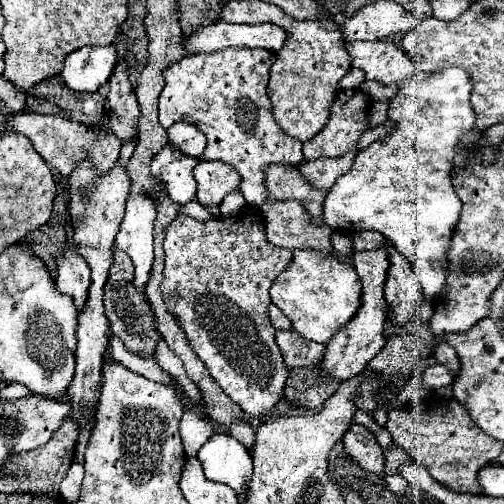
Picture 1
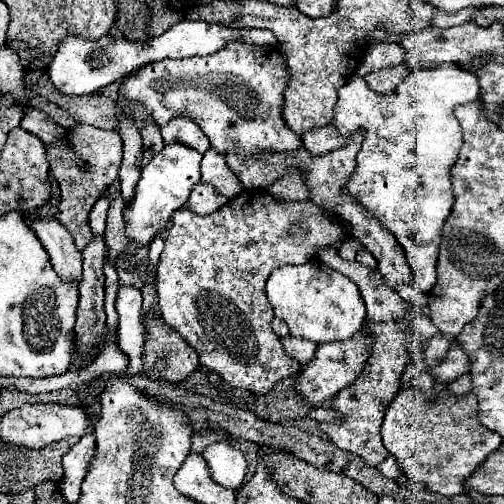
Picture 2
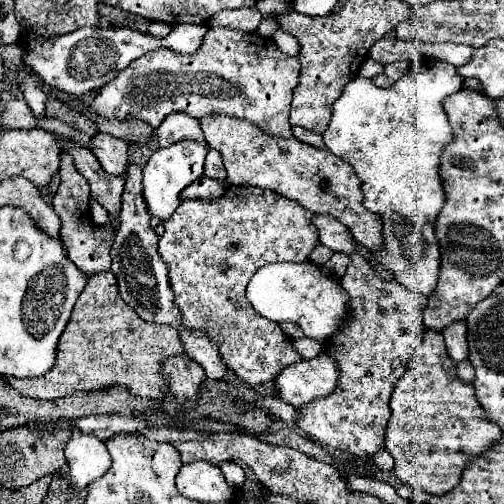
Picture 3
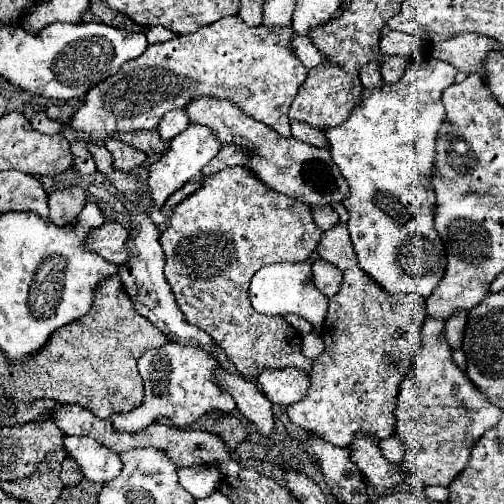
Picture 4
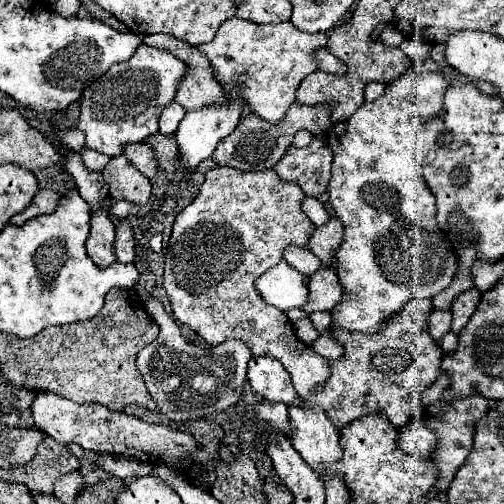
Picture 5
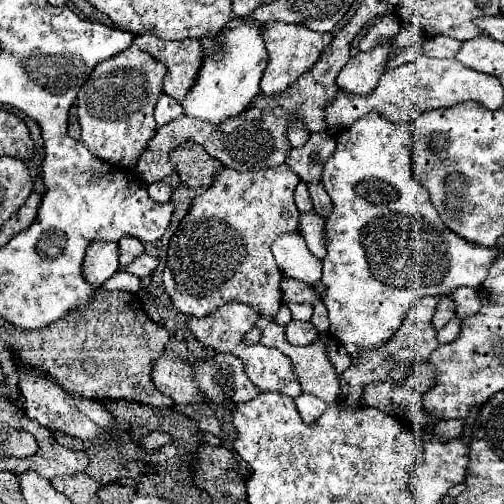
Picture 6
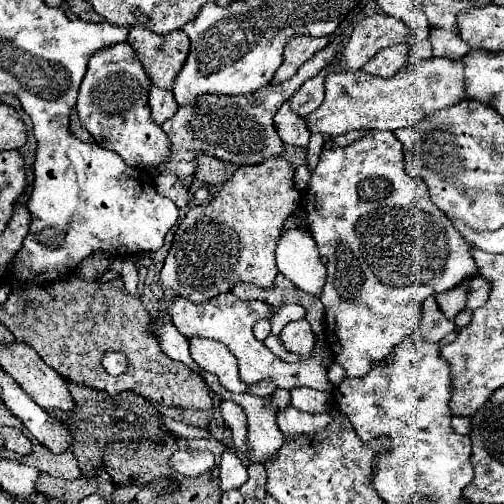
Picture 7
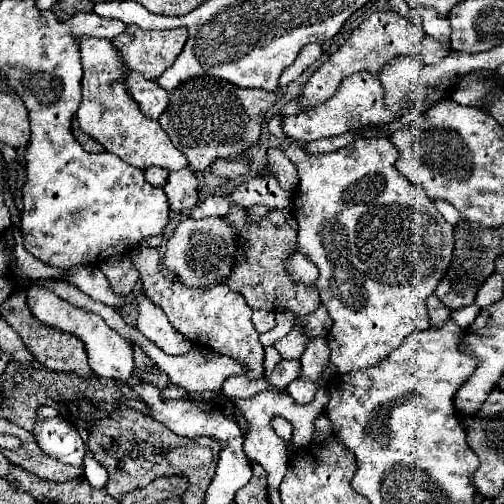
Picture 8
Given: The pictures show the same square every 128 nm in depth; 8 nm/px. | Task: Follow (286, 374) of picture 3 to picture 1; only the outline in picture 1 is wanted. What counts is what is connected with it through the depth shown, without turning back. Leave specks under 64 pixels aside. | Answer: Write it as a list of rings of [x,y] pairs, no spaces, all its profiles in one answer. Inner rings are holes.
[[[378,248],[378,250],[366,250],[366,252],[356,252],[352,256],[356,272],[362,280],[362,304],[356,312],[356,316],[326,344],[322,368],[336,376],[338,380],[352,378],[358,374],[386,344],[384,340],[384,324],[386,324],[386,298],[384,298],[384,282],[390,270],[390,258],[388,258],[388,248]]]

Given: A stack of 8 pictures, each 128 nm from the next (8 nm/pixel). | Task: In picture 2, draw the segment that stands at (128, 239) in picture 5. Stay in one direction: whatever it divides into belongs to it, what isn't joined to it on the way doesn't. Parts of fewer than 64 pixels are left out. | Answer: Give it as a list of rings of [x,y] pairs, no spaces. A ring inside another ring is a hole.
[[[76,126],[66,130],[66,136],[46,146],[46,158],[52,170],[52,176],[60,184],[60,206],[56,212],[56,220],[66,226],[66,230],[74,236],[78,250],[82,250],[92,238],[92,230],[88,224],[88,214],[100,192],[104,192],[116,178],[122,160],[122,138],[116,130],[100,130],[94,126]]]

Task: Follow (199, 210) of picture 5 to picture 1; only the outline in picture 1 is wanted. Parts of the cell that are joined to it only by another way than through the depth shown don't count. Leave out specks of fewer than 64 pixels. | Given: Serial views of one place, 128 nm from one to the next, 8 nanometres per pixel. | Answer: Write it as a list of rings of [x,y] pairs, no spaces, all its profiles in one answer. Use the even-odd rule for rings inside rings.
[[[244,206],[238,216],[218,216],[208,222],[198,222],[190,216],[176,216],[166,228],[164,238],[166,272],[162,288],[168,292],[178,292],[182,302],[174,304],[174,316],[182,324],[194,352],[210,370],[212,378],[222,386],[222,390],[250,416],[262,418],[272,412],[276,402],[284,396],[284,382],[288,378],[288,368],[284,366],[282,354],[274,342],[274,326],[268,316],[270,286],[280,272],[292,260],[292,252],[278,248],[266,240],[264,218],[254,206]]]

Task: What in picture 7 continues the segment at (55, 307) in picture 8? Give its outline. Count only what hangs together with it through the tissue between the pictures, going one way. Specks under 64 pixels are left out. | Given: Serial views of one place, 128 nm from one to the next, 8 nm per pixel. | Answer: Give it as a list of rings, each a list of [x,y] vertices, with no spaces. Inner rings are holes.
[[[108,352],[108,354],[104,356],[102,364],[104,364],[106,372],[110,372],[112,376],[116,376],[116,374],[124,372],[124,368],[128,366],[128,364],[126,364],[126,358],[124,358],[124,354],[120,354],[120,352]]]

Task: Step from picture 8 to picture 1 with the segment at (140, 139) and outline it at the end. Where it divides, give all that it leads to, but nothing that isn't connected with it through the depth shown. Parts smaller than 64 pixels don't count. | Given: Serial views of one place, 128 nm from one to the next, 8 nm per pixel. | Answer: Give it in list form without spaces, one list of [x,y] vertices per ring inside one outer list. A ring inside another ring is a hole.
[[[224,48],[212,54],[192,54],[172,64],[160,94],[160,124],[170,128],[174,122],[190,122],[208,138],[208,146],[198,162],[220,160],[240,174],[240,194],[252,206],[266,202],[262,170],[270,162],[294,164],[302,160],[302,142],[286,136],[272,118],[266,96],[270,80],[272,52],[262,48]]]

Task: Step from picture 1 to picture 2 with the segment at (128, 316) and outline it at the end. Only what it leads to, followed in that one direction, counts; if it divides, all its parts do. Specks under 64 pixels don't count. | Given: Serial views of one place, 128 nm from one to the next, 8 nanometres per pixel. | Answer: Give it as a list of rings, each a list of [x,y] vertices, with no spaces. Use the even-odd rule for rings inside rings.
[[[116,194],[114,202],[110,204],[108,210],[108,220],[106,220],[106,244],[108,244],[108,254],[110,254],[110,264],[116,264],[120,252],[126,250],[126,234],[124,234],[124,200],[120,194]]]

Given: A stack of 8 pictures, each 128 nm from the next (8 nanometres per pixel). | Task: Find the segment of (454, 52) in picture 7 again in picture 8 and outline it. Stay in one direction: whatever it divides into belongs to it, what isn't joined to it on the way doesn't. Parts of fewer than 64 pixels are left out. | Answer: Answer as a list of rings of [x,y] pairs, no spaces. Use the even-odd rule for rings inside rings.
[[[422,8],[422,10],[418,10],[418,16],[422,20],[424,32],[450,50],[450,32],[452,32],[452,28],[450,28],[448,18],[438,16],[438,12],[434,8]]]

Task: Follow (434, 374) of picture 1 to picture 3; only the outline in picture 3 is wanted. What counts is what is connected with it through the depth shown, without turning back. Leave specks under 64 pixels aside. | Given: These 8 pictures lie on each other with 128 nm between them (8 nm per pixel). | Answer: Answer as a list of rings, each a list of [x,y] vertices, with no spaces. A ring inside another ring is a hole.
[[[456,322],[444,328],[444,340],[448,356],[454,364],[468,360],[468,342],[466,342],[466,322]]]

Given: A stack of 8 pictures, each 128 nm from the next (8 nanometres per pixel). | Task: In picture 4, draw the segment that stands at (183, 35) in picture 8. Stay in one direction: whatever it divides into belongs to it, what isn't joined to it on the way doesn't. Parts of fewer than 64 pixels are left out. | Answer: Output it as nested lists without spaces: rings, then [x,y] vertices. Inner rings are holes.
[[[150,26],[146,30],[146,38],[150,44],[156,44],[156,42],[168,42],[174,38],[174,32],[170,32],[168,28],[164,26]],[[198,98],[186,106],[186,112],[190,116],[190,122],[210,128],[220,144],[238,144],[240,148],[244,148],[244,168],[248,168],[268,188],[286,196],[296,196],[296,200],[302,200],[310,208],[342,204],[348,198],[348,182],[340,174],[336,162],[326,148],[316,148],[296,138],[284,138],[274,128],[246,116],[232,102]]]

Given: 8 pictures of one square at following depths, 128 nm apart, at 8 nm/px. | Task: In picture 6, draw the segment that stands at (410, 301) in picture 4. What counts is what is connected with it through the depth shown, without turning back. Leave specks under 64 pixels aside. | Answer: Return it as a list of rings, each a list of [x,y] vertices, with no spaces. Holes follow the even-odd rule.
[[[314,212],[300,216],[300,234],[316,258],[326,256],[326,220]],[[422,298],[418,300],[408,316],[404,318],[402,326],[396,330],[396,334],[382,346],[372,348],[372,350],[360,350],[358,356],[352,360],[350,368],[346,372],[342,372],[338,376],[340,380],[340,394],[338,394],[338,402],[348,406],[348,408],[364,408],[364,388],[368,384],[374,382],[390,382],[394,386],[400,386],[402,382],[406,382],[406,378],[410,376],[414,364],[418,360],[430,360],[430,354],[440,346],[436,340],[436,330],[432,328],[432,314],[436,310],[438,300],[436,298]]]

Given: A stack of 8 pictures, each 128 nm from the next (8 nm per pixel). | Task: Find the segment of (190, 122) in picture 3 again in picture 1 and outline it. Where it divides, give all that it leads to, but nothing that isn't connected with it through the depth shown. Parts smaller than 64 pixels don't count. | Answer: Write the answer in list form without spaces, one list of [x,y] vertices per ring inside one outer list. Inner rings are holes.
[[[176,122],[168,128],[168,140],[184,154],[198,158],[206,148],[206,136],[188,122]]]

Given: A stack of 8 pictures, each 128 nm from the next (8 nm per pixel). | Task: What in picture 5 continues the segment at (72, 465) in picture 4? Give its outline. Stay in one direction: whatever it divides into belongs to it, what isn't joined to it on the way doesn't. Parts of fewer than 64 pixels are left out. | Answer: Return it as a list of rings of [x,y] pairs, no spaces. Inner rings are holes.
[[[70,444],[68,448],[70,448],[70,452],[80,460],[78,472],[80,472],[80,476],[84,478],[84,484],[86,484],[86,486],[96,484],[94,478],[92,478],[92,470],[96,470],[96,468],[94,468],[94,452],[84,450],[84,448],[80,448],[78,444]]]

